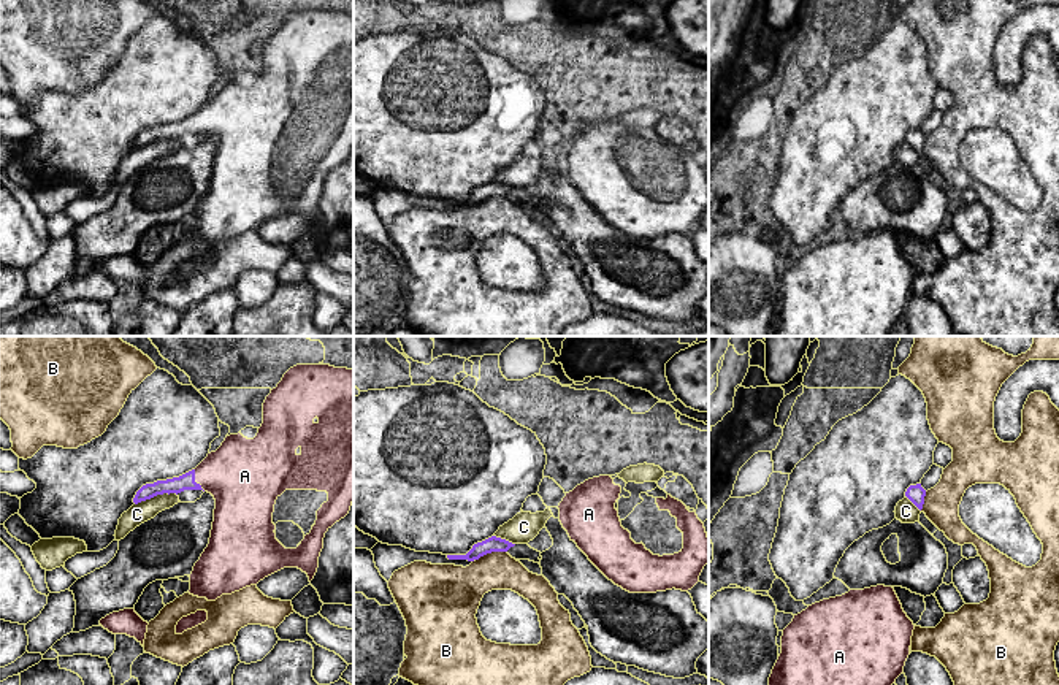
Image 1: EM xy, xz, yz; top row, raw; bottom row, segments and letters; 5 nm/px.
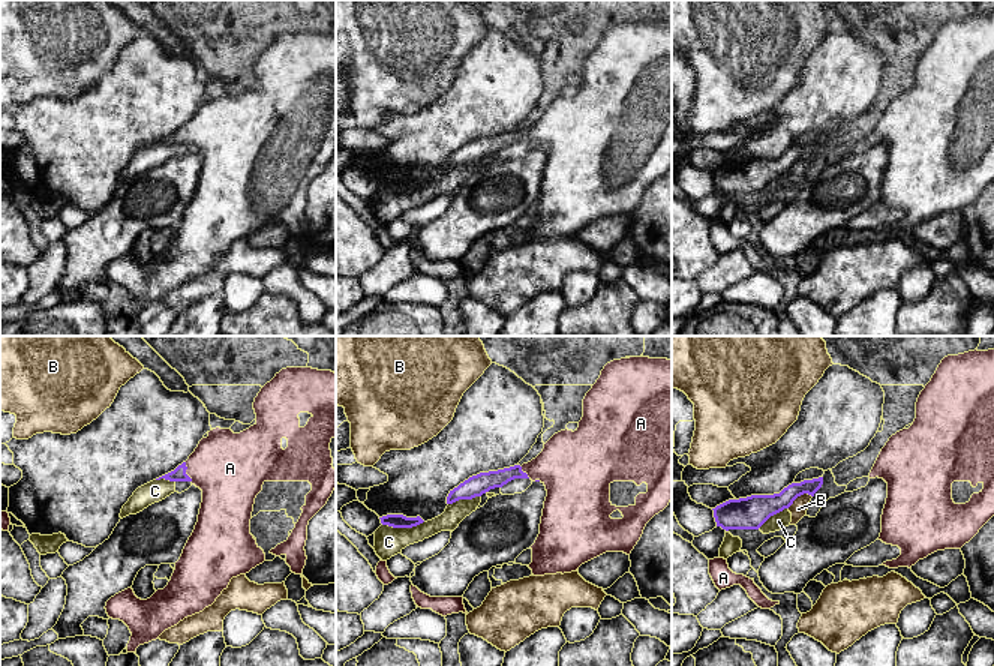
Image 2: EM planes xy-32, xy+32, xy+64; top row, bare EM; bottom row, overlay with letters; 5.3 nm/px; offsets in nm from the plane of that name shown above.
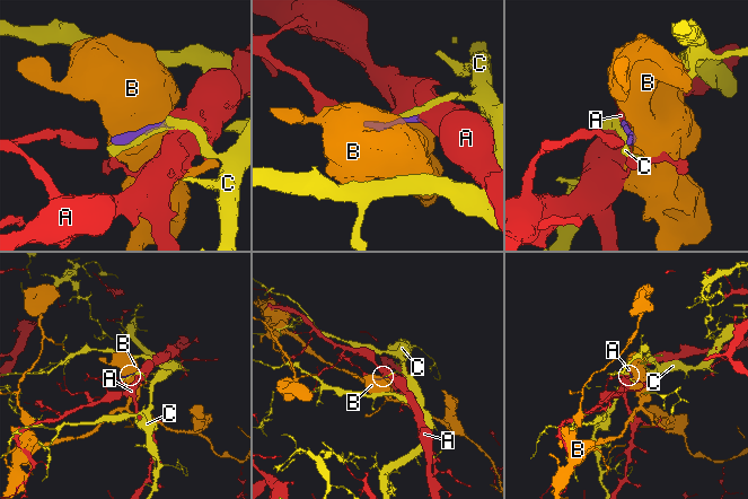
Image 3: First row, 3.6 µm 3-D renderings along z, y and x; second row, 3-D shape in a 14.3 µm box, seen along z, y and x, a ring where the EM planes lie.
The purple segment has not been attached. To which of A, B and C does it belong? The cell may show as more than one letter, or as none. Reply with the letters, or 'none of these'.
A

